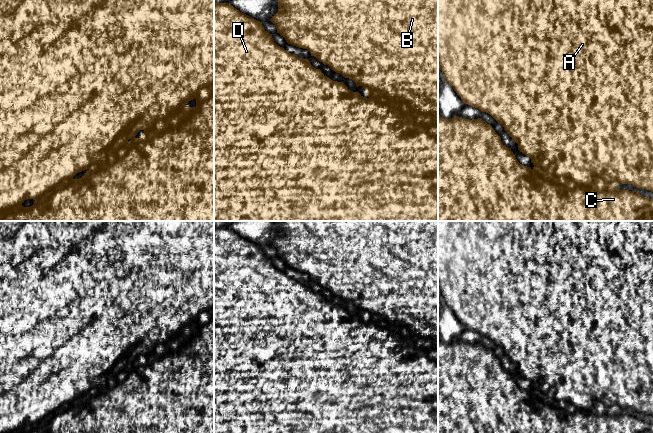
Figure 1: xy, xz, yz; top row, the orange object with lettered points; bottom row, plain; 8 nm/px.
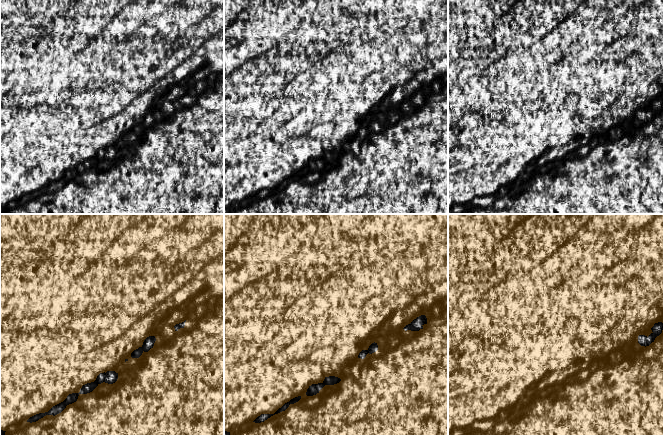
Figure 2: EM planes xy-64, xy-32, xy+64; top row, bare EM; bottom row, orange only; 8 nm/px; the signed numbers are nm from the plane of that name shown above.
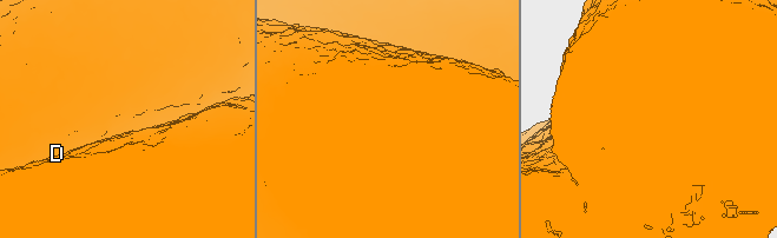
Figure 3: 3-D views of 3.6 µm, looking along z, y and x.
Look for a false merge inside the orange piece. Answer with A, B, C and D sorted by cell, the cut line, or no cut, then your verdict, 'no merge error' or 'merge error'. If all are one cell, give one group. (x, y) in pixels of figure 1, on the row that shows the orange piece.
groups A D / B C; cut xy (82, 52), (114, 104), (143, 105), (138, 126); merge error

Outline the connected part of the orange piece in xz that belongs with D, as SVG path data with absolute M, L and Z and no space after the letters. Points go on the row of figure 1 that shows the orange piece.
M214 2L214 221L438 221L438 137L437 137L437 136L436 136L436 135L435 135L435 134L434 134L434 133L433 133L433 131L432 131L432 128L431 128L431 127L429 127L429 126L428 126L428 125L427 125L427 124L426 124L426 123L425 123L425 120L424 120L424 118L423 118L423 116L422 116L422 115L421 115L421 114L420 114L420 113L415 113L415 112L414 112L414 111L413 111L413 110L406 110L406 109L404 109L404 108L395 108L395 107L393 107L393 106L392 106L392 105L391 105L391 104L382 104L382 103L379 103L379 102L378 102L378 101L377 101L377 100L375 100L375 99L374 99L374 98L366 98L366 97L363 97L363 96L362 96L362 95L361 95L361 94L360 94L360 93L359 93L359 92L358 92L358 91L357 91L357 92L353 92L353 91L351 91L351 90L350 90L350 89L348 89L348 88L346 88L346 87L345 87L345 86L344 86L344 83L343 83L343 82L337 82L337 81L333 81L333 80L331 80L331 79L330 79L330 78L329 78L329 77L327 77L327 76L326 76L326 75L325 75L325 76L324 76L324 78L323 78L323 79L322 79L322 80L321 80L321 81L320 81L320 100L319 100L319 101L315 101L315 100L314 100L314 83L315 83L315 81L316 81L316 68L314 68L314 67L313 67L313 66L312 66L312 65L311 65L311 63L310 63L310 61L309 61L309 60L308 60L308 59L302 59L302 58L300 58L300 57L298 57L298 56L297 56L297 55L295 55L295 54L291 54L291 53L289 53L289 52L288 52L288 51L287 51L287 50L285 50L285 49L284 49L284 48L283 48L283 47L280 47L280 46L278 46L278 45L277 45L277 44L276 44L276 43L275 43L275 42L274 42L274 40L273 40L273 38L272 38L272 34L270 34L270 33L268 33L268 32L267 32L267 31L266 31L266 30L265 30L265 29L264 29L264 27L263 27L263 25L262 25L262 22L260 22L260 21L258 21L258 20L256 20L256 19L254 19L254 18L252 18L252 17L250 17L250 16L248 16L248 15L246 15L246 14L244 14L244 13L242 13L242 12L240 12L240 11L239 11L239 10L237 10L237 9L236 9L236 8L235 8L235 7L233 7L233 6L232 6L232 5L230 5L230 4L228 4L228 3L216 3L216 2Z

